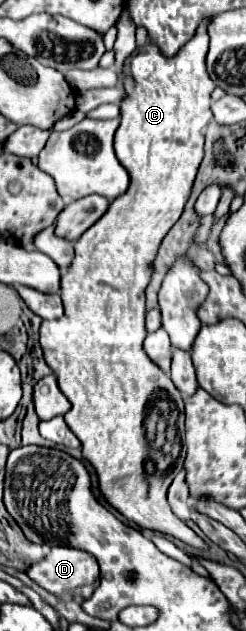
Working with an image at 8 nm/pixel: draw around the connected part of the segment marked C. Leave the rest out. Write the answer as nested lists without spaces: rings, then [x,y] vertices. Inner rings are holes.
[[[210,19],[200,21],[194,37],[178,49],[176,55],[166,57],[160,47],[148,41],[142,47],[136,47],[126,60],[120,73],[120,81],[126,95],[120,101],[120,127],[114,135],[114,151],[118,161],[130,175],[130,187],[126,193],[116,197],[108,213],[74,243],[76,257],[72,265],[62,275],[60,297],[64,303],[64,315],[56,321],[42,321],[40,325],[40,345],[48,367],[58,379],[60,391],[72,403],[72,409],[64,415],[64,421],[76,433],[82,443],[82,457],[94,467],[98,475],[98,489],[104,499],[122,513],[130,523],[140,529],[150,529],[168,537],[174,537],[198,551],[206,551],[208,543],[198,537],[184,521],[180,521],[168,501],[166,491],[184,465],[187,449],[184,447],[184,402],[180,391],[174,387],[170,377],[158,369],[144,353],[142,341],[146,337],[144,329],[144,289],[150,279],[150,263],[156,255],[156,249],[168,229],[182,215],[184,203],[190,197],[190,189],[204,157],[204,135],[202,127],[210,121],[210,95],[216,85],[206,71],[206,53],[208,53],[208,23]],[[158,393],[166,393],[180,412],[177,420],[178,435],[182,445],[181,453],[172,469],[164,463],[164,471],[154,473],[146,469],[146,457],[150,451],[148,441],[144,441],[144,417],[148,415],[148,405],[156,399]]]

